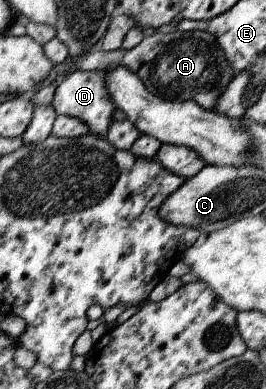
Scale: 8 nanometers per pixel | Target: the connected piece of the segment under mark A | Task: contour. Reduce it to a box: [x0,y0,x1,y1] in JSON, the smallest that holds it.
[52,30,235,110]

